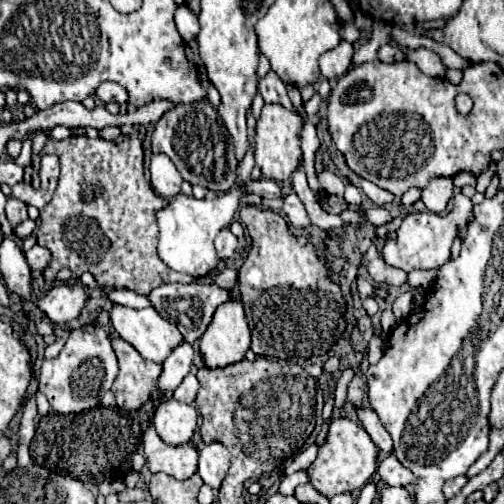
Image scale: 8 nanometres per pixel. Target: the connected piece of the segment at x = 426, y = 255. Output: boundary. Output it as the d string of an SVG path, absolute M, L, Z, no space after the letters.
M462 193L454 199L454 209L448 215L436 215L430 211L422 213L410 213L400 229L396 233L390 233L386 239L382 239L380 253L384 261L392 267L398 267L402 271L416 271L416 269L438 269L452 257L452 241L458 233L458 227L468 221L472 211L472 201L464 197Z

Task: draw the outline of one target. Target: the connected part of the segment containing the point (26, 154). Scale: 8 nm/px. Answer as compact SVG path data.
M27 138L22 142L22 149L20 155L18 155L16 159L14 159L14 162L25 168L31 164L31 154L32 141L30 138Z

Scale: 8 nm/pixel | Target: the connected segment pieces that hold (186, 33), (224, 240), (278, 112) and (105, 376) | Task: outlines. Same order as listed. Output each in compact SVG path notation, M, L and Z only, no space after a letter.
M182 5L182 7L178 7L174 19L176 19L176 29L178 29L180 37L182 37L186 43L192 41L192 39L196 37L198 29L200 29L200 25L198 25L198 17L196 17L186 5Z
M228 227L218 233L214 243L216 243L216 251L218 251L220 259L228 259L238 251L238 239L234 237L234 233Z
M264 105L262 113L256 121L256 165L262 169L262 175L266 179L274 181L286 181L290 179L292 171L300 165L300 131L302 131L302 117L296 111L288 111L280 105Z
M82 325L70 331L60 355L56 359L46 359L40 369L40 391L50 401L56 413L80 413L100 405L100 399L110 389L118 375L118 361L110 343L110 335L98 325Z

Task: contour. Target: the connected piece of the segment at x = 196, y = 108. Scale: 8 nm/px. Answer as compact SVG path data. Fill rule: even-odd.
M208 101L176 105L158 123L152 135L152 151L166 153L182 177L192 185L204 185L210 191L228 191L236 183L236 157L232 139L222 117Z

